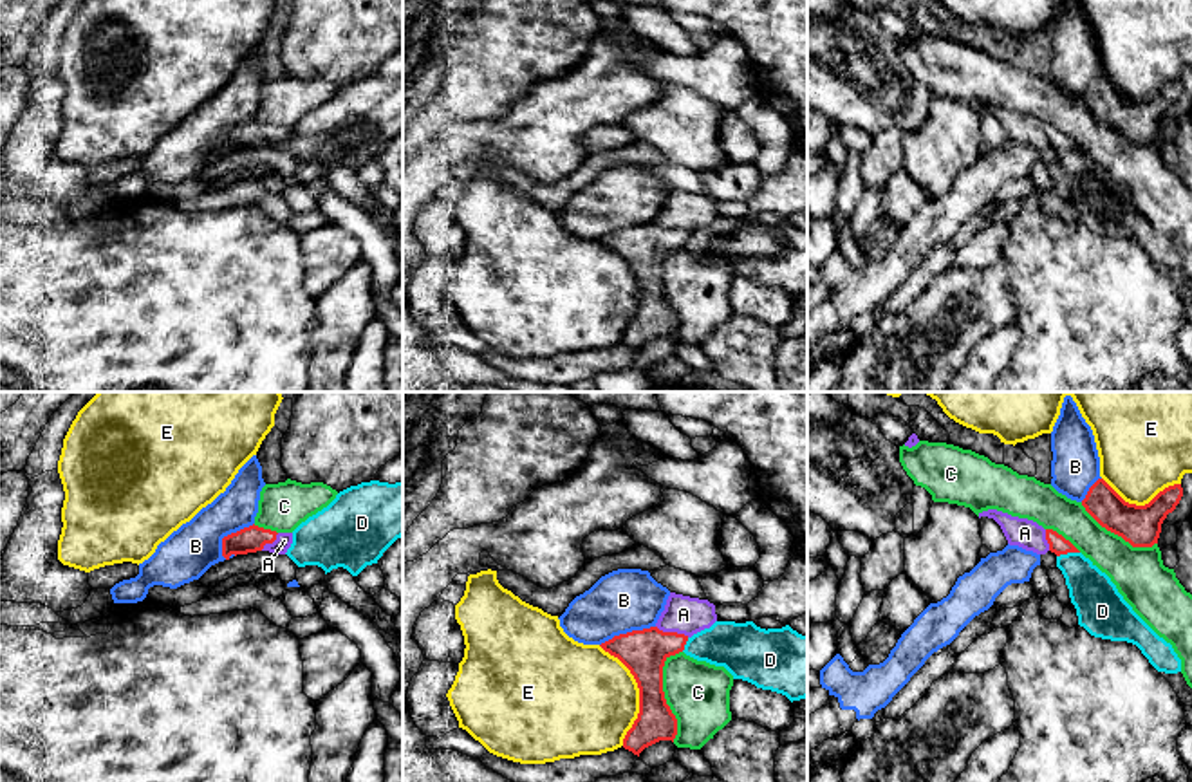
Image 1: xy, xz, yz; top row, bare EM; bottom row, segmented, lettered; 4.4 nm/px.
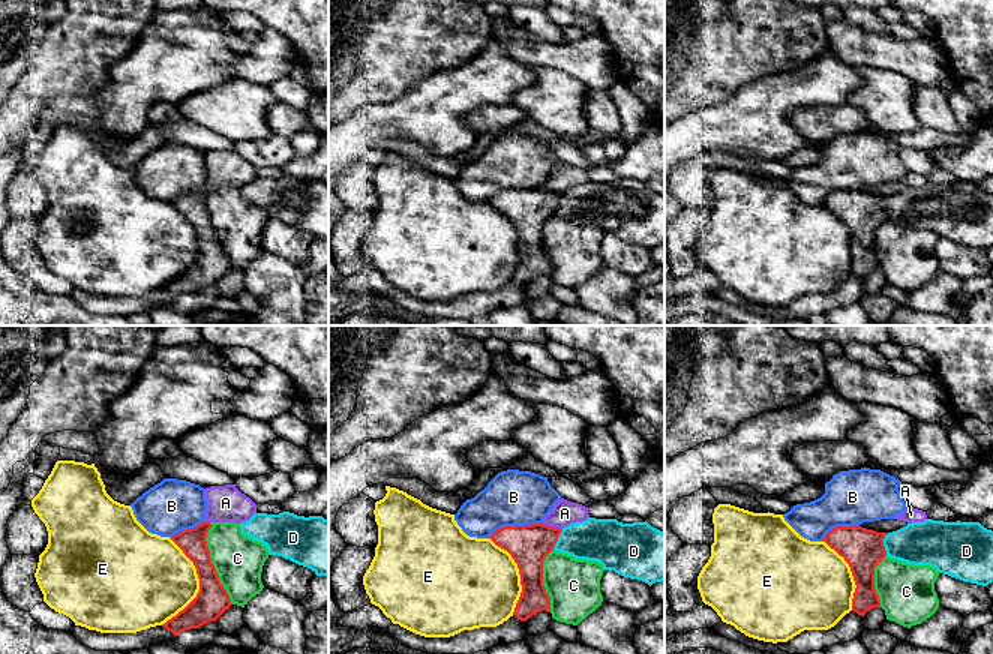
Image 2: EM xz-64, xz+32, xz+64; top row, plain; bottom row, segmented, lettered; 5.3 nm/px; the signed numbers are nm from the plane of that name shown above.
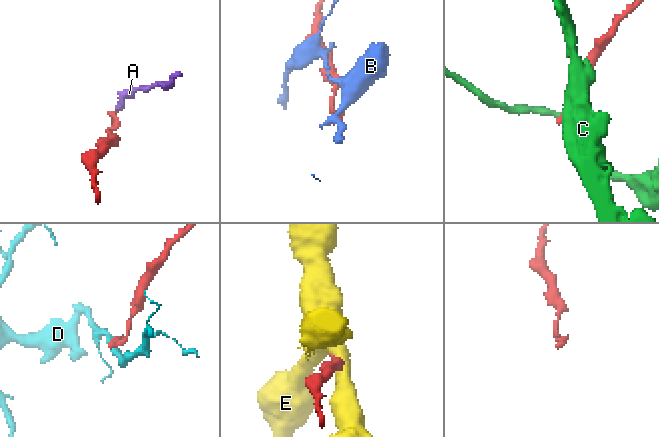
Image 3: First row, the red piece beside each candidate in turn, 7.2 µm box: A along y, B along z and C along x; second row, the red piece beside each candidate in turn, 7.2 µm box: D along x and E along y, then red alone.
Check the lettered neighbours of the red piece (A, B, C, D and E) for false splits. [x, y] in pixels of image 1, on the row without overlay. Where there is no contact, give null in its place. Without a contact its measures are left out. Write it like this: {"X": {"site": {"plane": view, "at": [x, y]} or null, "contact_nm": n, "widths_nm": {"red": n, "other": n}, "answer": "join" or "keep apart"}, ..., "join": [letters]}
{"A": {"site": {"plane": "xz", "at": [672, 228]}, "contact_nm": 160, "widths_nm": {"red": 200, "other": 170}, "answer": "join"}, "B": {"site": {"plane": "xy", "at": [228, 130]}, "contact_nm": 220, "widths_nm": {"red": 120, "other": 220}, "answer": "keep apart"}, "C": {"site": {"plane": "xz", "at": [663, 289]}, "contact_nm": 400, "widths_nm": {"red": 200, "other": 280}, "answer": "keep apart"}, "D": {"site": {"plane": "yz", "at": [1068, 147]}, "contact_nm": 110, "widths_nm": {"red": 80, "other": 200}, "answer": "keep apart"}, "E": {"site": {"plane": "xz", "at": [640, 288]}, "contact_nm": 460, "widths_nm": {"red": 200, "other": 460}, "answer": "keep apart"}, "join": ["A"]}

